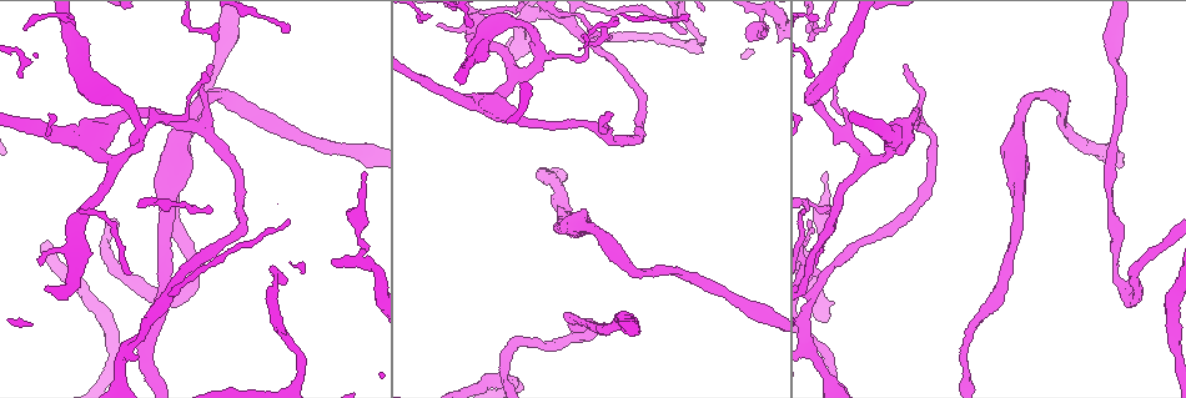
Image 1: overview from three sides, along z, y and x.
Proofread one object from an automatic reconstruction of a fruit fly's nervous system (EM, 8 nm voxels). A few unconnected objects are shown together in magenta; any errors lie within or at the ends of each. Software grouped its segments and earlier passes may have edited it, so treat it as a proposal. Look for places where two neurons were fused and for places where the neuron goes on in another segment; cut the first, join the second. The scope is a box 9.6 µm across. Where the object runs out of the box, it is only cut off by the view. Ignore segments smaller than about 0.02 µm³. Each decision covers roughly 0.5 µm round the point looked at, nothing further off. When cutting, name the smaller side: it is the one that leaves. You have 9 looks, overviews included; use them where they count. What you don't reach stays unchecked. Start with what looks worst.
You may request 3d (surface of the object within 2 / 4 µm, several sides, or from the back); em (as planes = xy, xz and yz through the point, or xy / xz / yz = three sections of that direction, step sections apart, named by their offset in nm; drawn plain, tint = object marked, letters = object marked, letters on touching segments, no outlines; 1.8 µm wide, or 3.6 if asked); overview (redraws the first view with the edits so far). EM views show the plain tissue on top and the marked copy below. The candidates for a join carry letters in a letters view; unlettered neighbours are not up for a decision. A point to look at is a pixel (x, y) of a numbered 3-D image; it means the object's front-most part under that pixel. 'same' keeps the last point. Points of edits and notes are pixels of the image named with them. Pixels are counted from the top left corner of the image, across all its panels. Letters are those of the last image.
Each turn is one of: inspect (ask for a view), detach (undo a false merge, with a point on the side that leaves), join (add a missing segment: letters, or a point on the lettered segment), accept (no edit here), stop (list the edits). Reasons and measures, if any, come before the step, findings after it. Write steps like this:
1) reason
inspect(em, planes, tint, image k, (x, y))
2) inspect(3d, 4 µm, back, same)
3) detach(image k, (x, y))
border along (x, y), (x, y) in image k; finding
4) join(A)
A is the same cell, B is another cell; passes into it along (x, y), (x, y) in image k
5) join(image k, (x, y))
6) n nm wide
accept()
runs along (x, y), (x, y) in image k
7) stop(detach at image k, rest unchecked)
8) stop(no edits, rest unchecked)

sharp bend
inspect(3d, 2 µm, image 1, (759, 20))

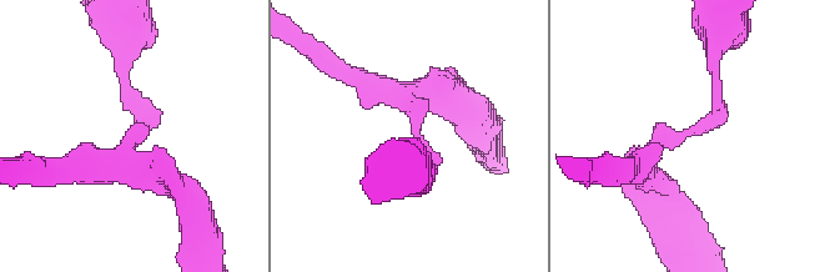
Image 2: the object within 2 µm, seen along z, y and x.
3 arms; arms of 170, 260, 280 nm
inspect(em, xz, step 8, tint, image 2, (136, 128))

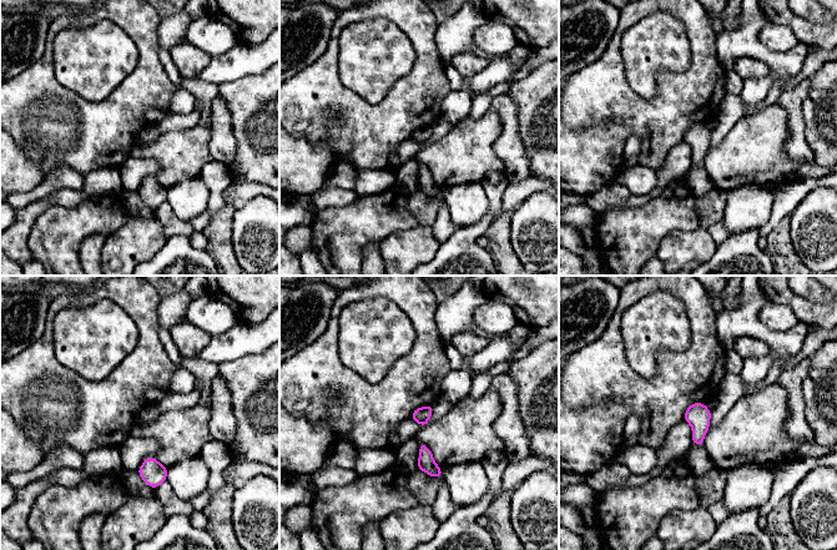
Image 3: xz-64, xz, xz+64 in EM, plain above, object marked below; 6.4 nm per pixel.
another direction
inspect(em, planes, letters, same)

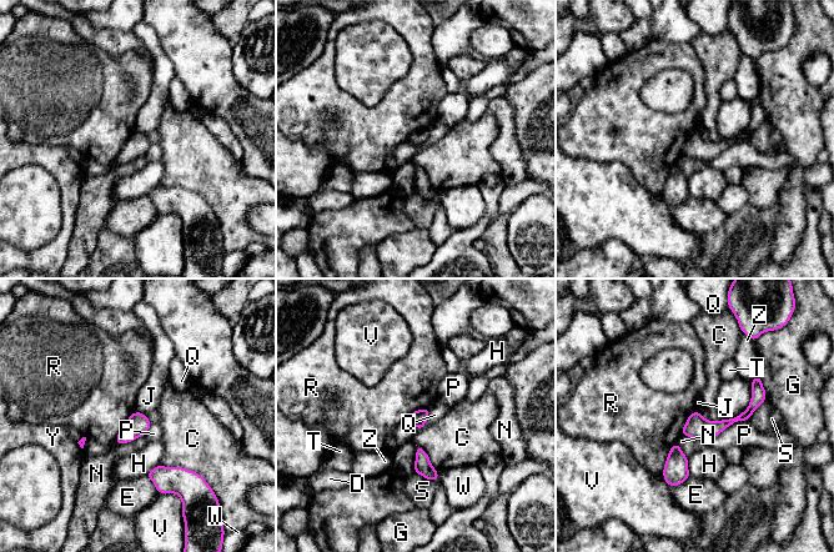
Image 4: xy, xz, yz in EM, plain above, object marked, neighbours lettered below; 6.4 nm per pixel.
P touches over 320 nm
accept()
C, D, E, G, H, J, N, P, Q, R, S, T, V, W, Y and Z are other cells; runs along (758, 381), (742, 417), (686, 432) in image 4; continuous, no second neuron

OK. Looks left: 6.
an open end
inspect(em, planes, letters, image 1, (364, 174))

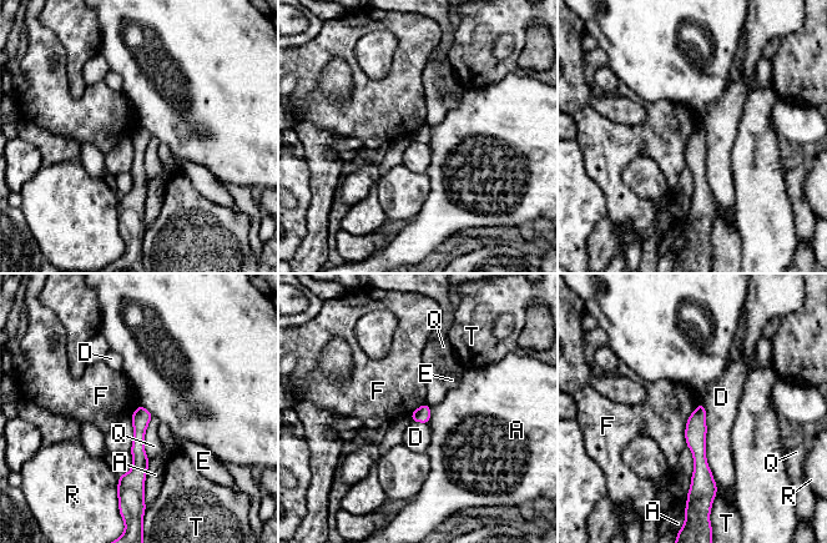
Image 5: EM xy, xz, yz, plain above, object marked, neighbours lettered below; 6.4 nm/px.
accept()
A, D, E, F, Q, R and T are other cells; none of them fits

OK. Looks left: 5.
three-way junction
inspect(3d, 4 µm, back, image 1, (96, 147))

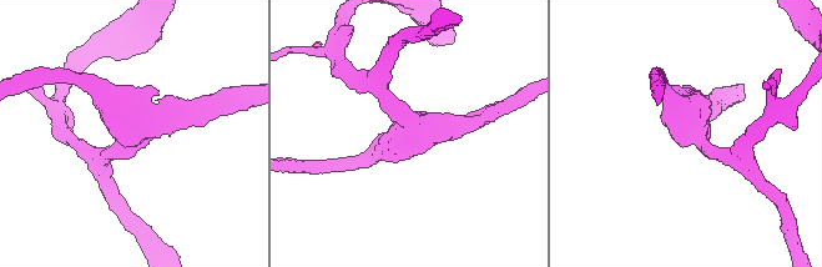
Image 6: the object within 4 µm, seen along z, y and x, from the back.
3 arms; arms of 200, 200, 280 nm; shape alone is not enough
inspect(em, 3.6 µm, xy, step 8, tint, image 6, (132, 130))

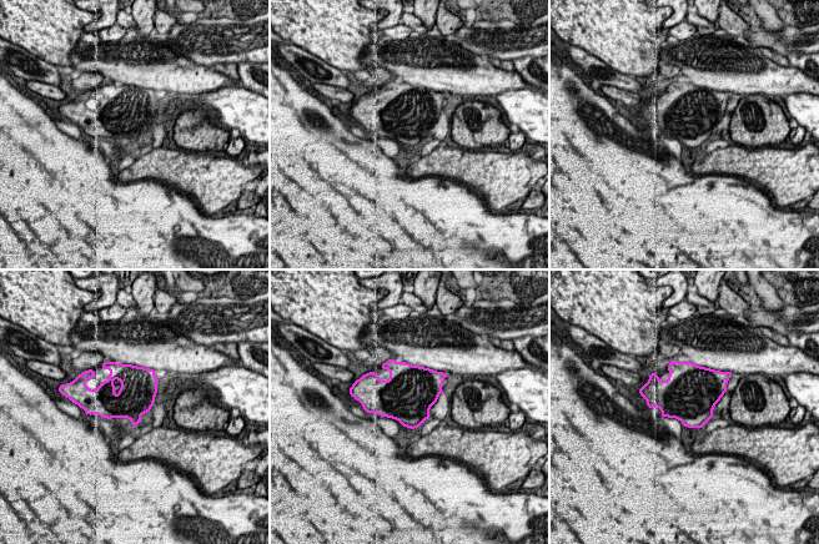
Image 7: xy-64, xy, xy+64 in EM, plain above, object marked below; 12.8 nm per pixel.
inspect(em, 3.6 µm, planes, letters, same)

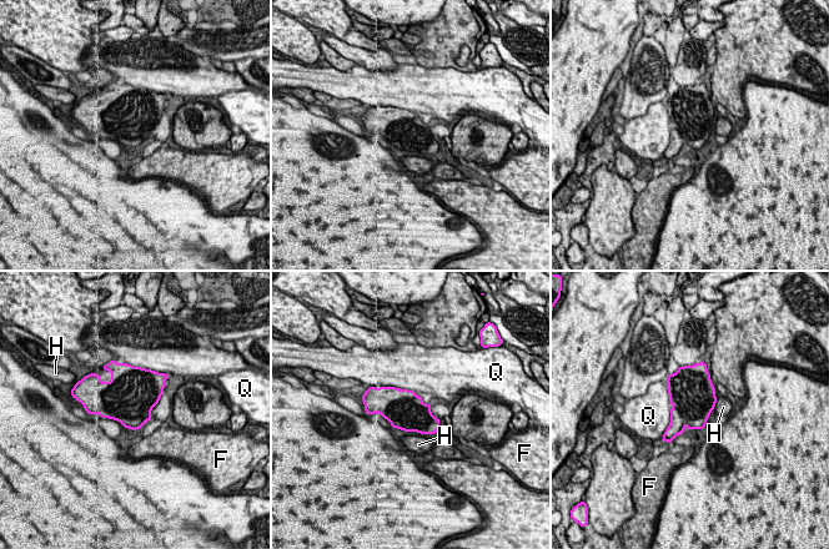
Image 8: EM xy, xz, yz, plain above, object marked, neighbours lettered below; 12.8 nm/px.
500 nm wide
accept()
F, H and Q are other cells; border along (671, 409), (671, 422), (662, 441) in image 8; one neuron here

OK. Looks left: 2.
thin end
inspect(em, yz, step 8, letters, image 1, (283, 283))

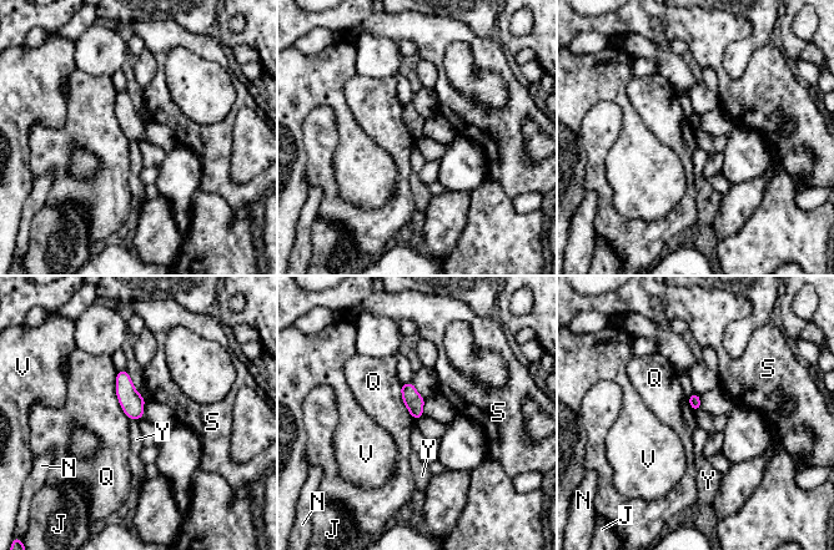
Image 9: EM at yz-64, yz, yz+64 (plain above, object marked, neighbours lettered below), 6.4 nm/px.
80 nm wide
accept()
J, N, Q, S, V and Y are other cells; none of them fits

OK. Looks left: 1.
stop(no edits, rest unchecked)

